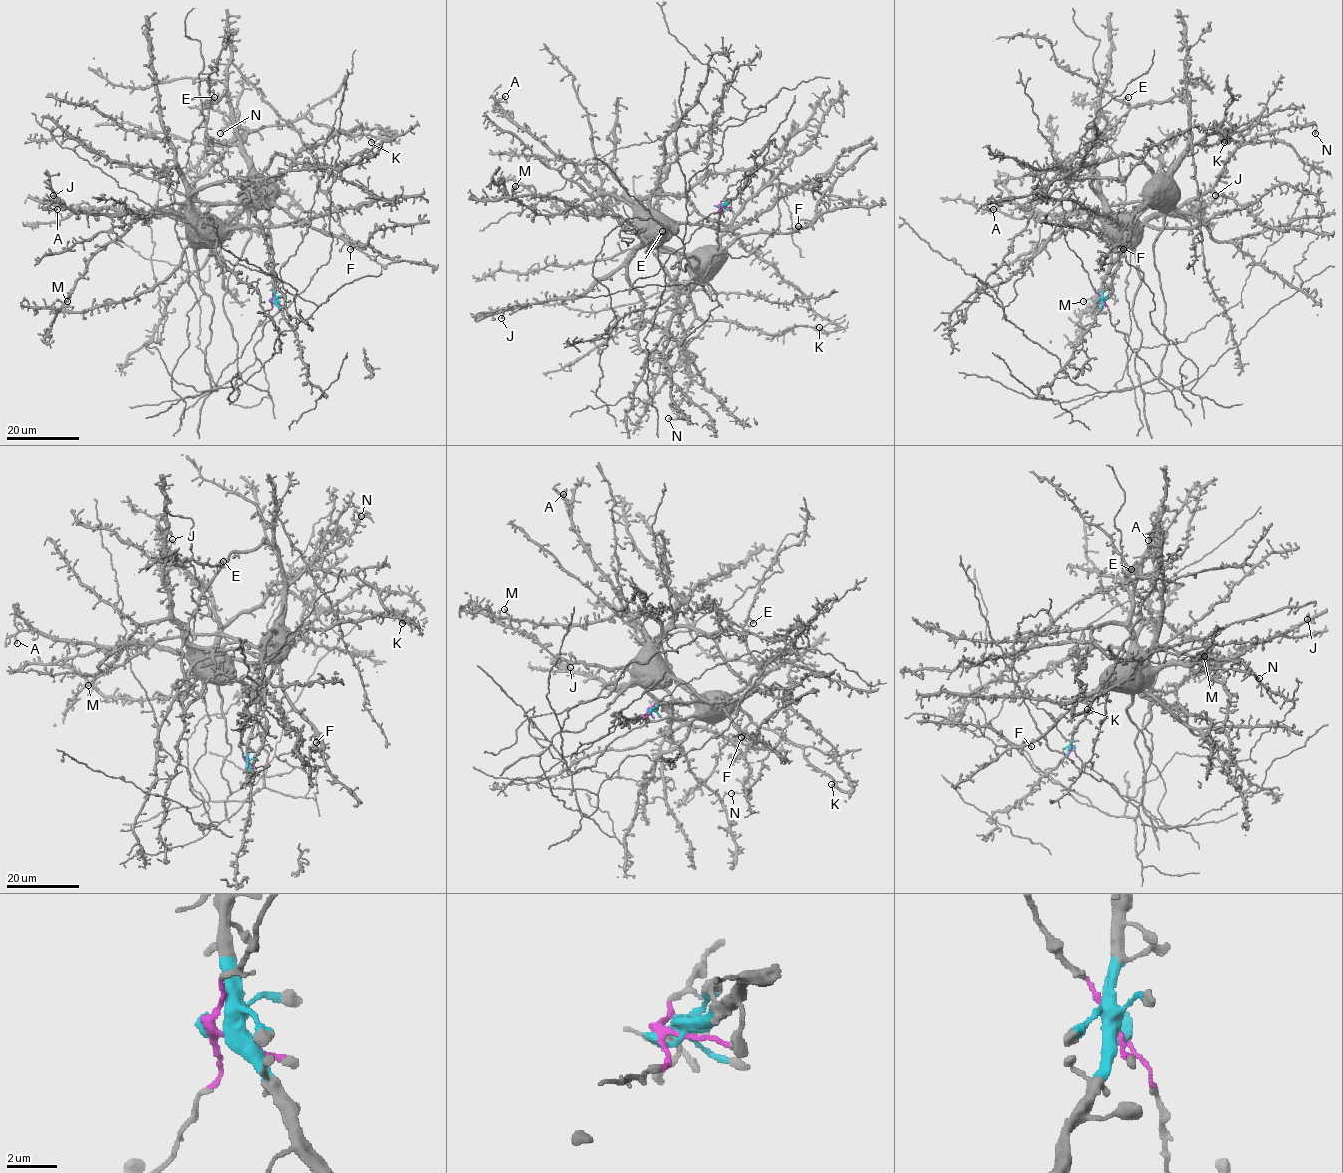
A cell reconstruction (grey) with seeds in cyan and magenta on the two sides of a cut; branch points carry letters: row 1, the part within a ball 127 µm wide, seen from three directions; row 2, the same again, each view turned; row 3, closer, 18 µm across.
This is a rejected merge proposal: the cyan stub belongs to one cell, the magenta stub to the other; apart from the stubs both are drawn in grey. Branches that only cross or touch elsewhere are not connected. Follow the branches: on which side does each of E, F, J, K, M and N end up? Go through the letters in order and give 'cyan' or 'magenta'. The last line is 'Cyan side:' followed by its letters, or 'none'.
E: cyan
F: cyan
J: magenta
K: cyan
M: magenta
N: magenta
Cyan side: E, F, K

